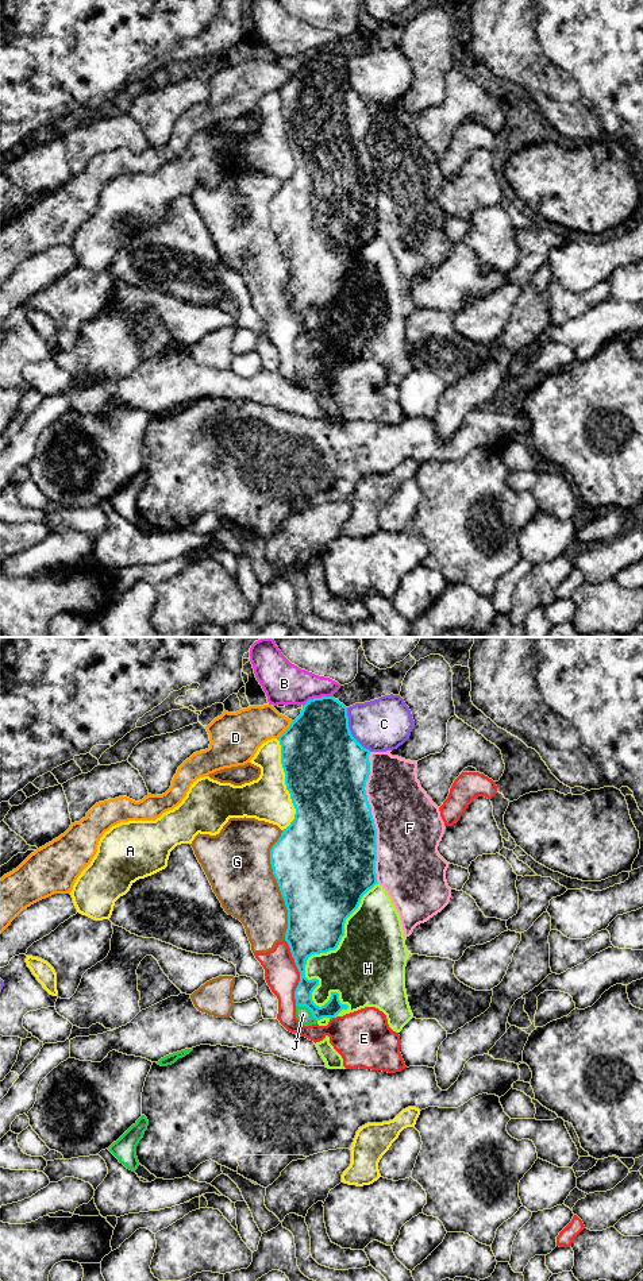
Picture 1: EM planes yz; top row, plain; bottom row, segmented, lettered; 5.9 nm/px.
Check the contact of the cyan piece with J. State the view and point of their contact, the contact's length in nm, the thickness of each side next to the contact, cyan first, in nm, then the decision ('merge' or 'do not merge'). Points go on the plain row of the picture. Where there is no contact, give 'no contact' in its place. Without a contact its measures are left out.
yz (308, 361) | 160 nm | 110/90 nm | merge

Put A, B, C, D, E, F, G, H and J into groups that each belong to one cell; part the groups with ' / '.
A / B / C / D / E G / F / H / J

